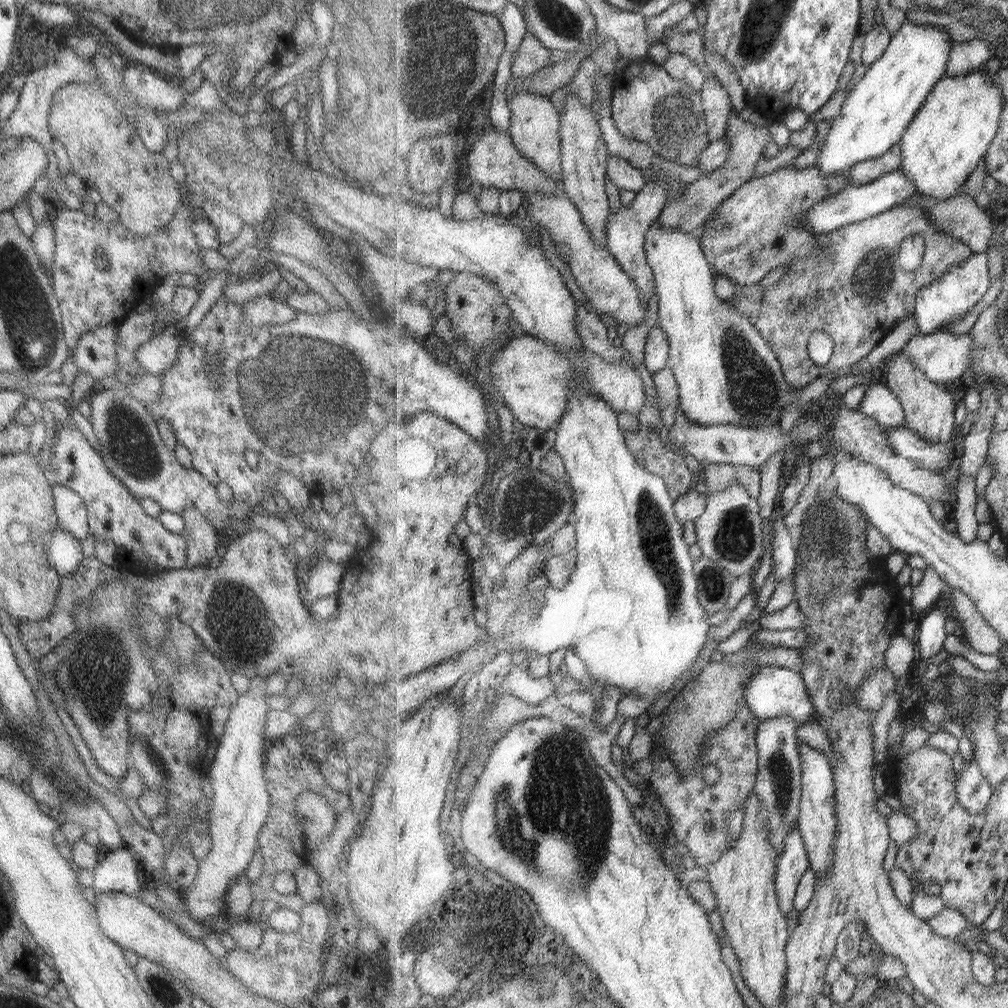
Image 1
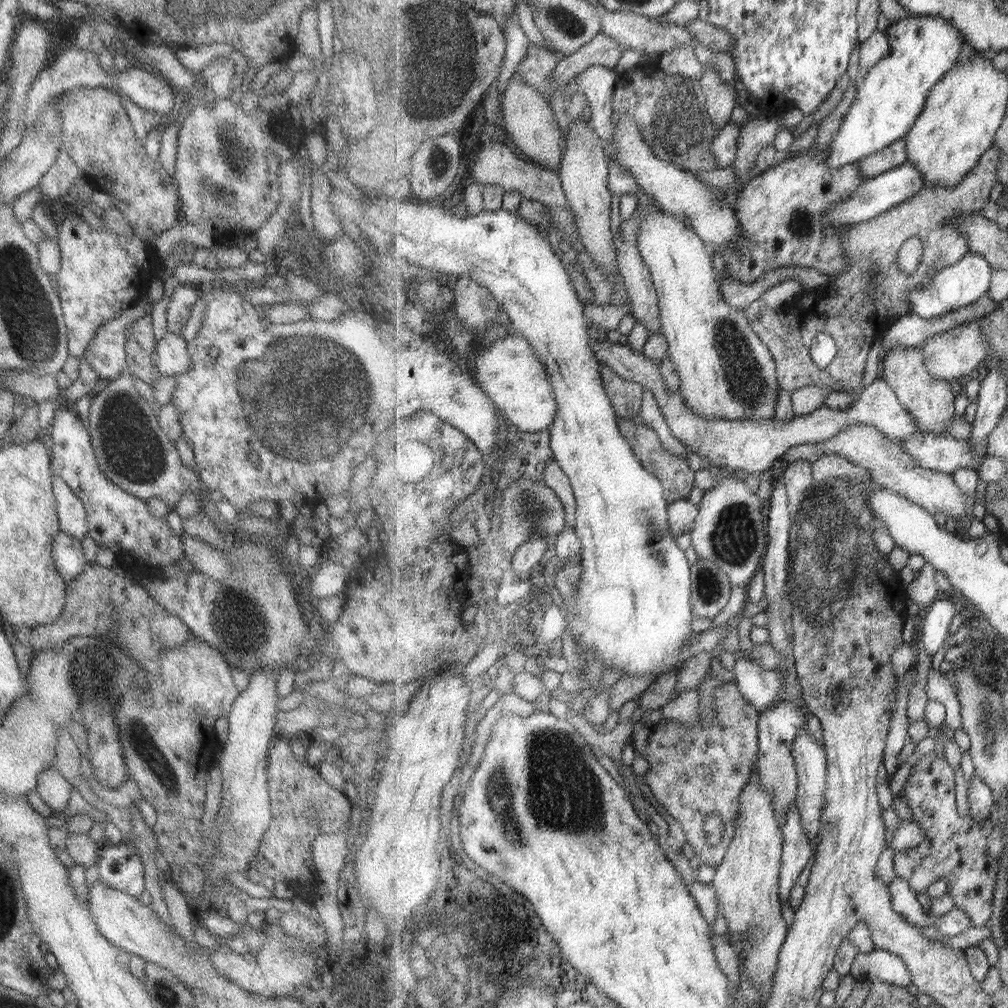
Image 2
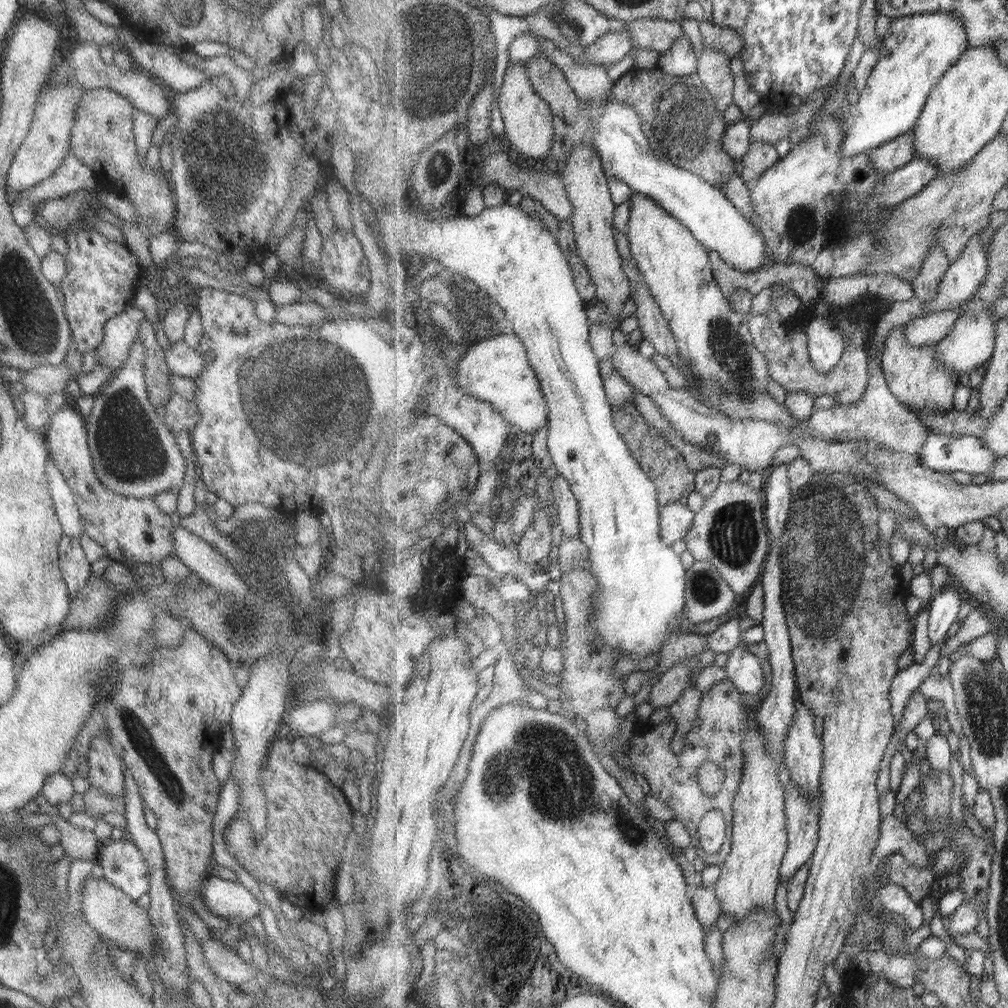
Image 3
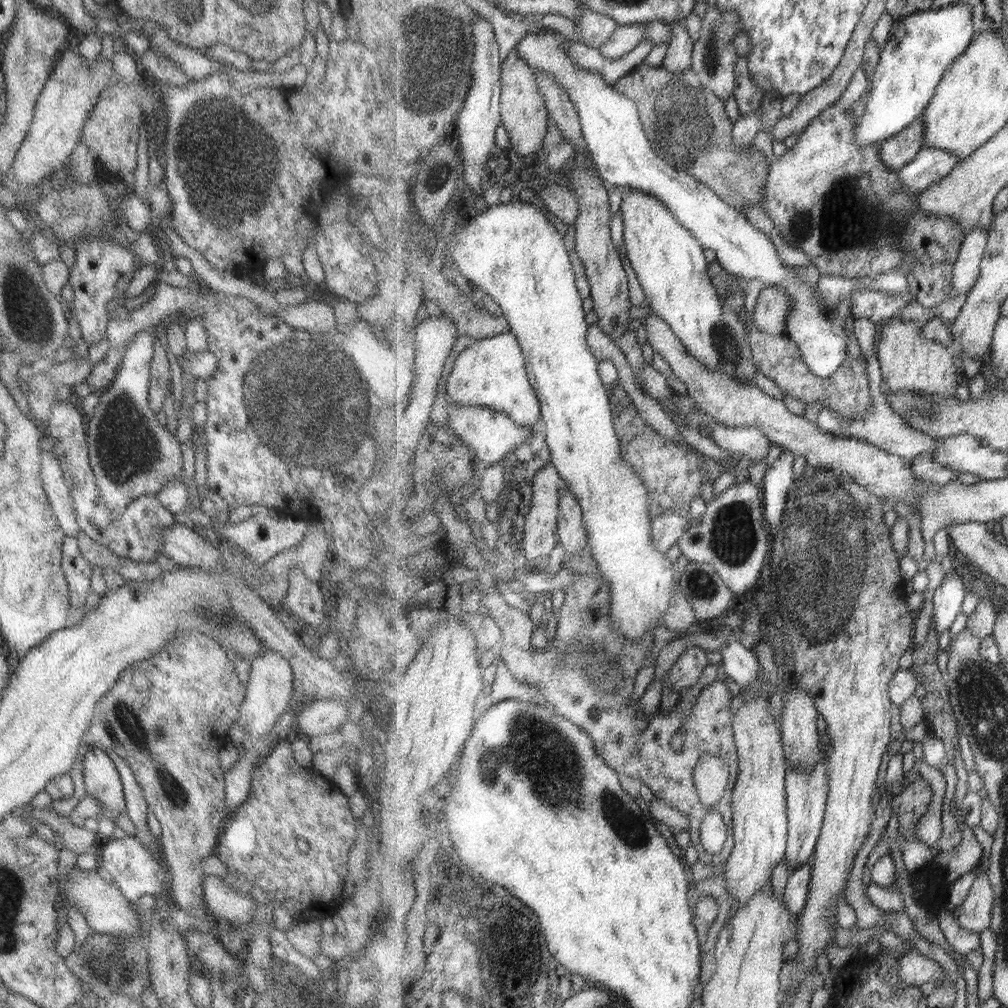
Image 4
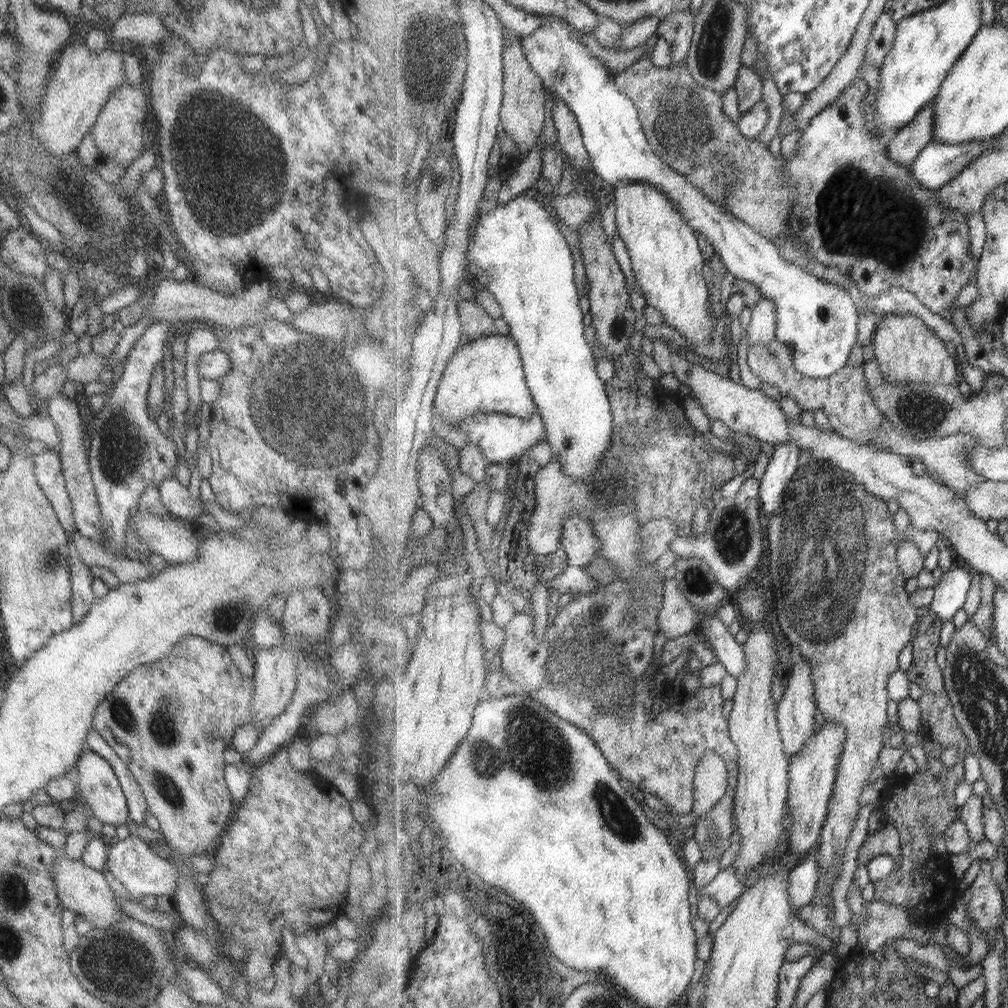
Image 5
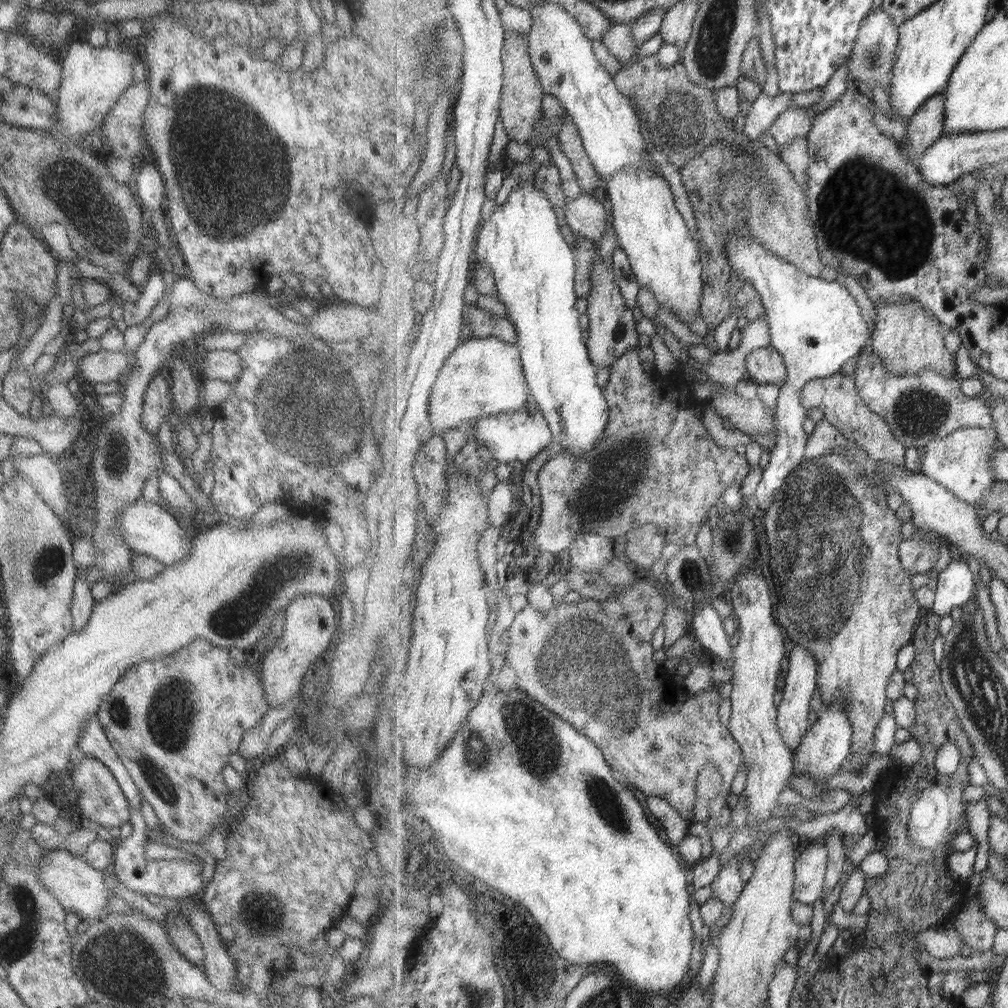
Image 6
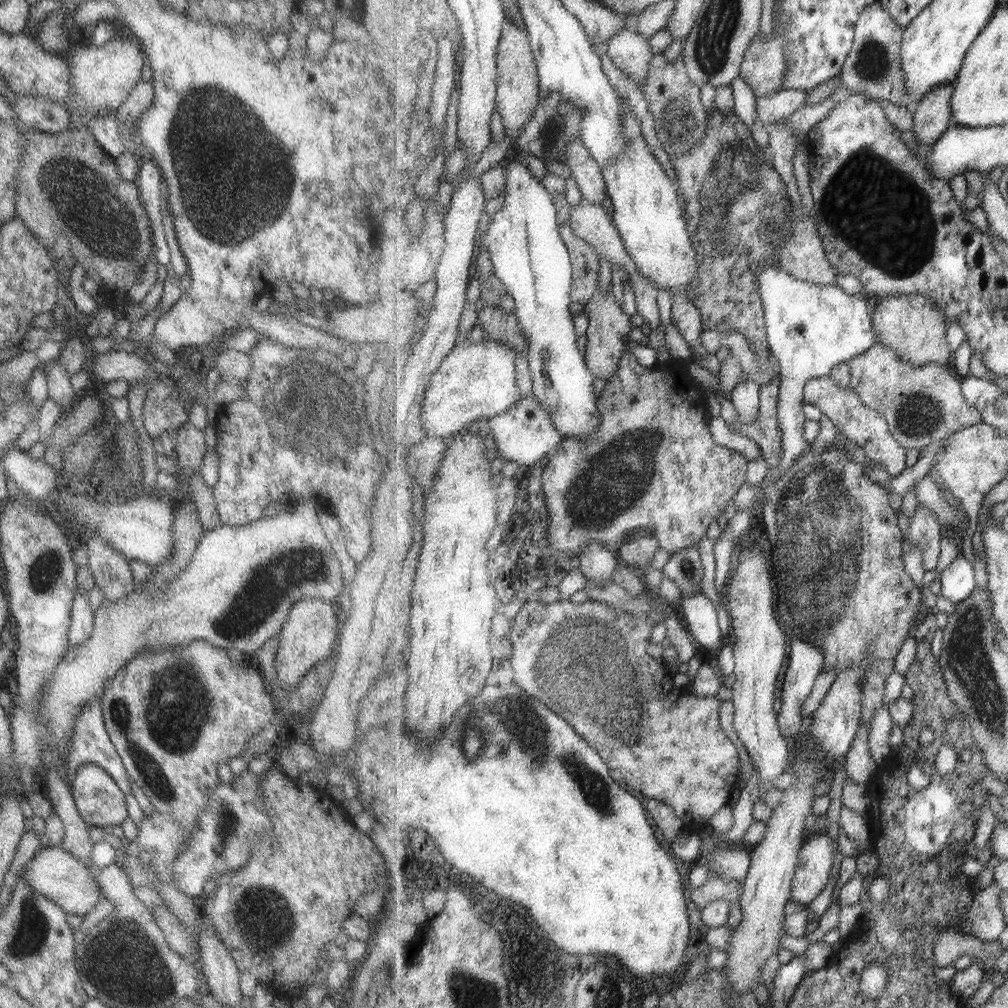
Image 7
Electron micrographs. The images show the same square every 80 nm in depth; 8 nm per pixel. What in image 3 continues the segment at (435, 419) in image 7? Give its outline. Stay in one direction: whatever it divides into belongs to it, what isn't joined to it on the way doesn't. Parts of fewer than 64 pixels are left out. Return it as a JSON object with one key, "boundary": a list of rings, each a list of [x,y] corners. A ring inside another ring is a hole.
{"boundary":[[[505,330],[470,345],[457,362],[459,385],[471,397],[491,403],[518,430],[539,432],[548,426],[549,406],[541,391],[541,381],[529,363],[527,347],[519,336]]]}

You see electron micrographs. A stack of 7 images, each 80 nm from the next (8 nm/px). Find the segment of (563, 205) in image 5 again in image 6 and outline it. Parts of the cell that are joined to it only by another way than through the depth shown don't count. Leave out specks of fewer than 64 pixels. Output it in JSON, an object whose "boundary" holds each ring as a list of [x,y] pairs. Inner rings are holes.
{"boundary":[[[582,192],[575,199],[569,199],[566,204],[567,224],[573,232],[583,235],[589,241],[597,244],[605,238],[610,230],[607,208],[591,195]]]}

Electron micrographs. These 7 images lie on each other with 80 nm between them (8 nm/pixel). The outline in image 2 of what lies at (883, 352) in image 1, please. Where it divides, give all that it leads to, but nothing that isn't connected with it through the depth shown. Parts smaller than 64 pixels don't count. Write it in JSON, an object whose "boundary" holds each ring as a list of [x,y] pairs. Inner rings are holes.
{"boundary":[[[989,295],[982,296],[975,304],[950,312],[949,314],[927,320],[915,312],[903,314],[889,327],[882,340],[881,348],[887,354],[895,347],[923,346],[934,336],[947,332],[966,322],[978,319],[995,312],[1002,302],[991,300]]]}

